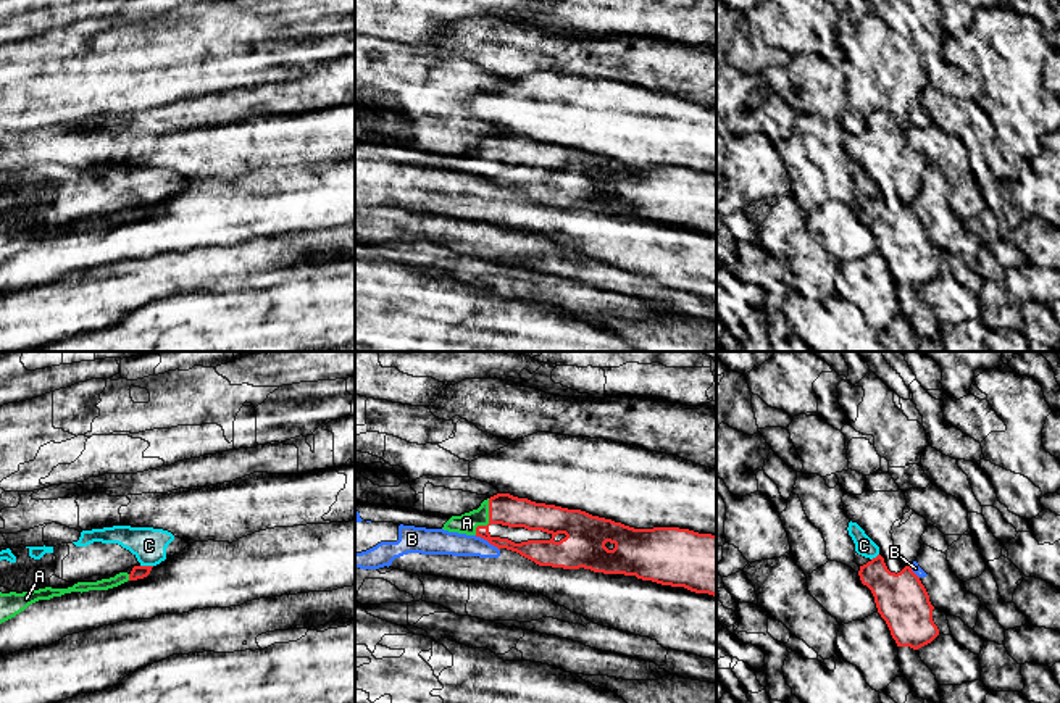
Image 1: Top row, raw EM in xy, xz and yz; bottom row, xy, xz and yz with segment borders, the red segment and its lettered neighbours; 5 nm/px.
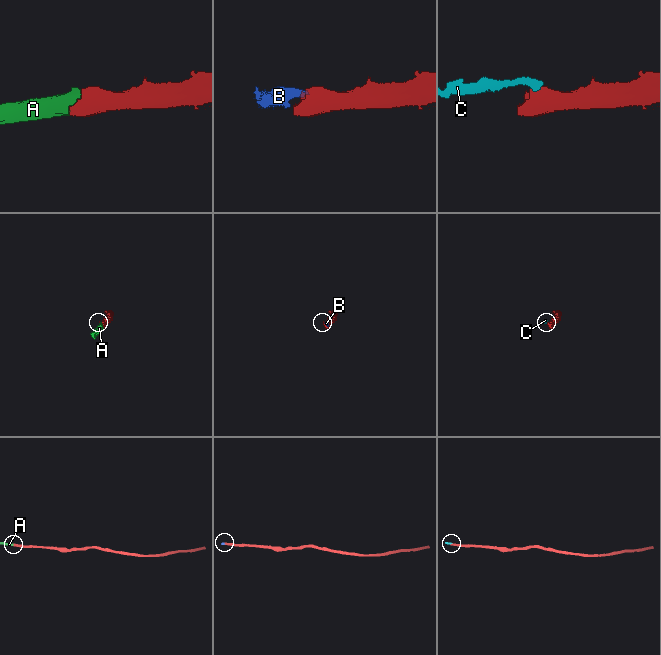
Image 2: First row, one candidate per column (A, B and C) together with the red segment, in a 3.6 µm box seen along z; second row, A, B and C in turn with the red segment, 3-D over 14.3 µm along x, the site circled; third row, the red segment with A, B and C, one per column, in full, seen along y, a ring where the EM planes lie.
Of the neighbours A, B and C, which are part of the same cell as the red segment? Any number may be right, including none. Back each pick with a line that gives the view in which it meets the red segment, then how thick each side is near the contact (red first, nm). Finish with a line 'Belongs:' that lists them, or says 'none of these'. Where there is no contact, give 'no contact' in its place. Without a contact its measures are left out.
A: xz | 160/100 nm
Belongs: A

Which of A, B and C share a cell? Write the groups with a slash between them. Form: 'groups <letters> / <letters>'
groups A / B / C

